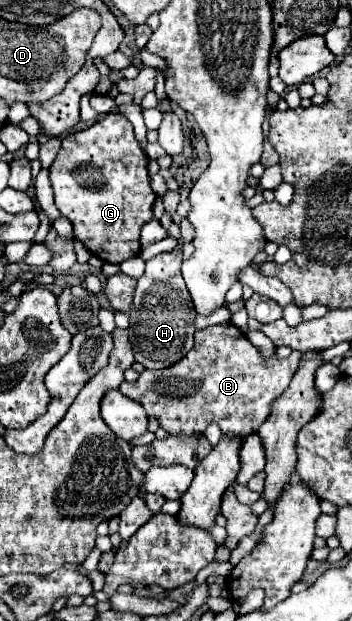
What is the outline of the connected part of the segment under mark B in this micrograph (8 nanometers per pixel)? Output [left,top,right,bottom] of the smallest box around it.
[120,323,300,437]

